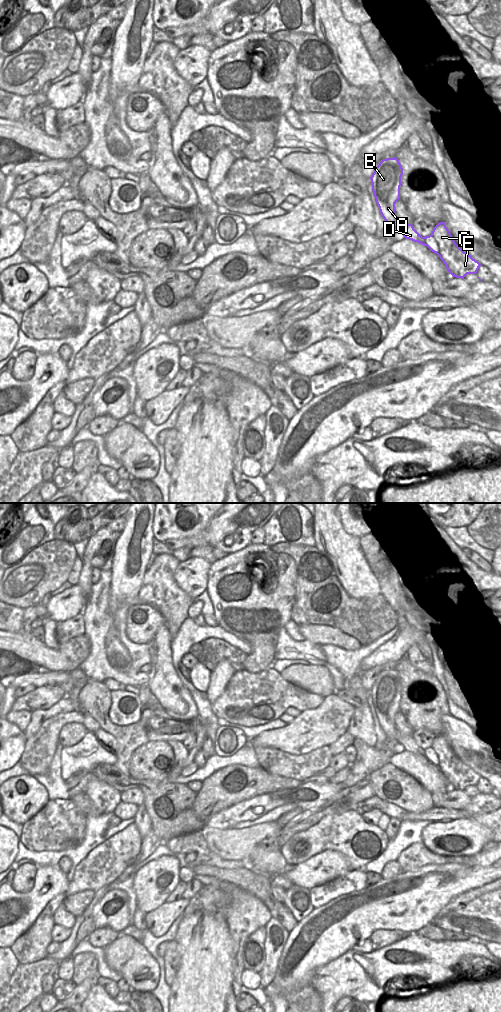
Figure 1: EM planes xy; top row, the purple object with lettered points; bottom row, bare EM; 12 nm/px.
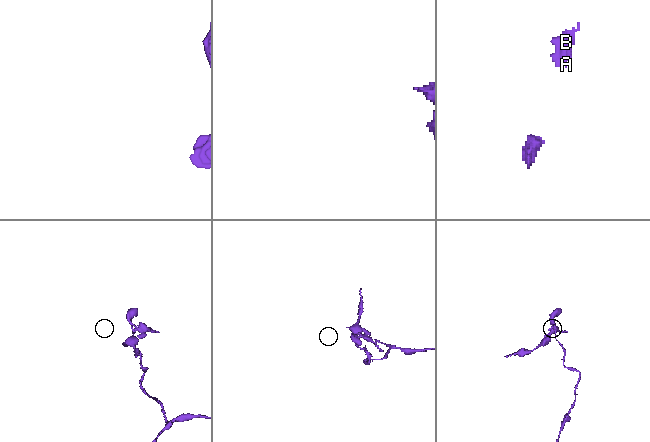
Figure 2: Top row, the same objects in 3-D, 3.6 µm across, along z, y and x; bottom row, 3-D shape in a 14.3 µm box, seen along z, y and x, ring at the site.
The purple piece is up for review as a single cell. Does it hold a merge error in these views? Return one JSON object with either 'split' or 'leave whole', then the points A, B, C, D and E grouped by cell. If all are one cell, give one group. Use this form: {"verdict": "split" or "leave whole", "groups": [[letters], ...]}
{"verdict": "split", "groups": [["A", "B"], ["C", "D", "E"]]}

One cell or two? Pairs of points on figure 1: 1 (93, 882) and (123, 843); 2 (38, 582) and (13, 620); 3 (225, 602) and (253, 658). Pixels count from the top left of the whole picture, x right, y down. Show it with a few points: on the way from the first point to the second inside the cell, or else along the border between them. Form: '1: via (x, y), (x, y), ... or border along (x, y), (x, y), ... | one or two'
1: via (96, 872), (115, 853) | one
2: border along (10, 604), (23, 609) | two
3: via (239, 616), (256, 633), (256, 644) | one

